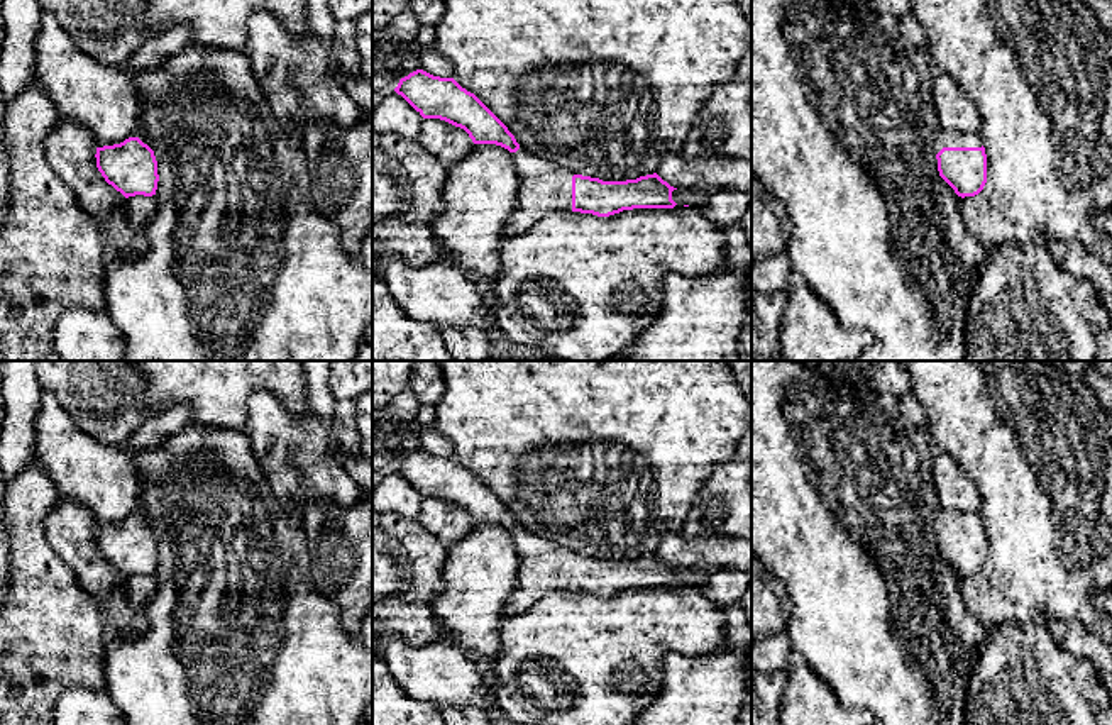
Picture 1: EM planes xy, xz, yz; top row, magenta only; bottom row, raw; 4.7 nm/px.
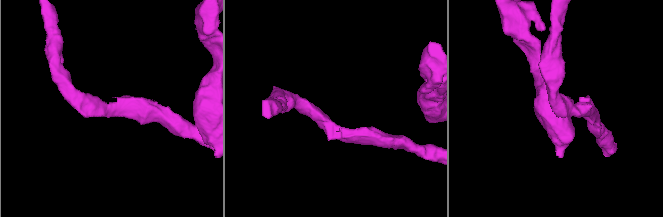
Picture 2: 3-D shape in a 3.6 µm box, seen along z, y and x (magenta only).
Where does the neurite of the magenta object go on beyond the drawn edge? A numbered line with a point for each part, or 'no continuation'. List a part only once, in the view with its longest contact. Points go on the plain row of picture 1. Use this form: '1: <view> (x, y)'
1: yz (943, 517)

